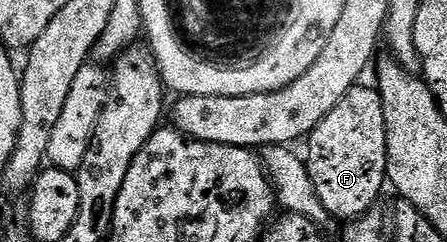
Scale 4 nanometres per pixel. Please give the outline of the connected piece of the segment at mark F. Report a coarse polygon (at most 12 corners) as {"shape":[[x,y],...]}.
{"shape":[[353,86],[306,138],[332,219],[376,208],[388,184],[385,107]]}

